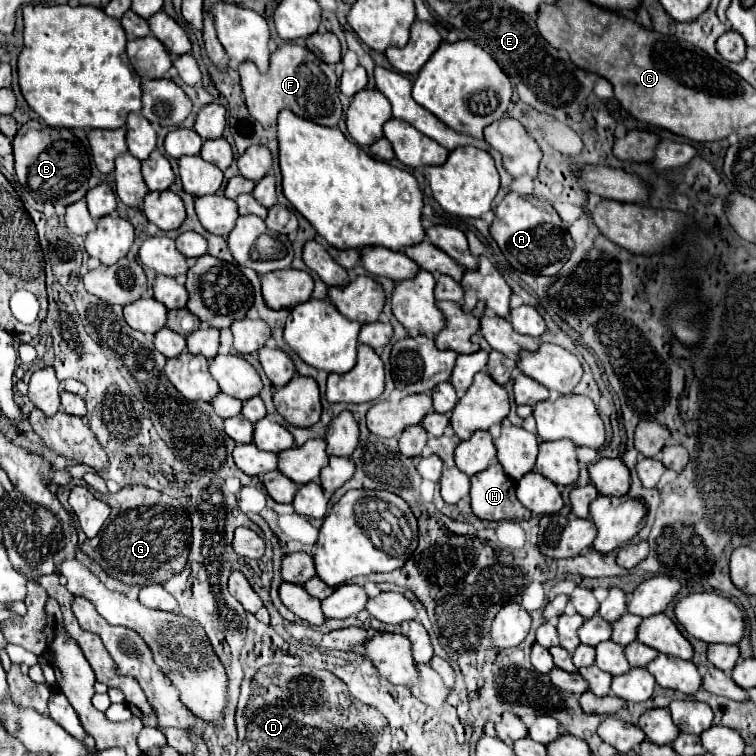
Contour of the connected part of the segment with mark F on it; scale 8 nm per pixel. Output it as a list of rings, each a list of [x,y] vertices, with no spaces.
[[[286,43],[272,53],[268,75],[260,75],[254,63],[242,63],[240,77],[248,111],[264,127],[276,125],[276,117],[282,109],[290,109],[294,115],[326,127],[338,127],[342,119],[342,103],[338,99],[338,79],[334,69],[302,45]]]

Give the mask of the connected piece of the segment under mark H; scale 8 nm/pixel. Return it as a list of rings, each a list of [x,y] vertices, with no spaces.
[[[494,461],[486,471],[472,477],[472,511],[478,519],[504,521],[504,519],[530,519],[530,511],[516,499],[516,483],[508,479],[502,465]]]

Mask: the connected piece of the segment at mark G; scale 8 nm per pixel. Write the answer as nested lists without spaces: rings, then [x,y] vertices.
[[[124,487],[114,495],[102,495],[112,513],[108,523],[94,539],[80,543],[80,549],[92,557],[112,577],[130,587],[164,583],[186,567],[192,525],[182,503],[148,487]]]

